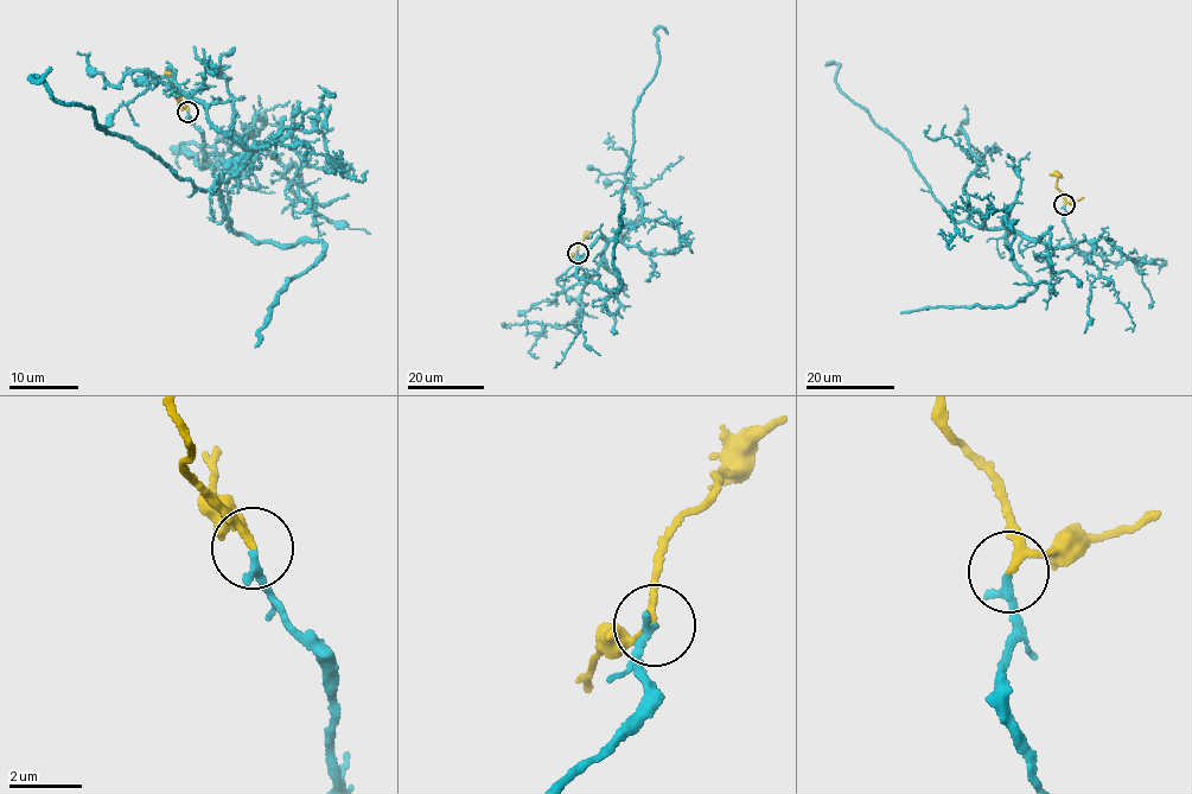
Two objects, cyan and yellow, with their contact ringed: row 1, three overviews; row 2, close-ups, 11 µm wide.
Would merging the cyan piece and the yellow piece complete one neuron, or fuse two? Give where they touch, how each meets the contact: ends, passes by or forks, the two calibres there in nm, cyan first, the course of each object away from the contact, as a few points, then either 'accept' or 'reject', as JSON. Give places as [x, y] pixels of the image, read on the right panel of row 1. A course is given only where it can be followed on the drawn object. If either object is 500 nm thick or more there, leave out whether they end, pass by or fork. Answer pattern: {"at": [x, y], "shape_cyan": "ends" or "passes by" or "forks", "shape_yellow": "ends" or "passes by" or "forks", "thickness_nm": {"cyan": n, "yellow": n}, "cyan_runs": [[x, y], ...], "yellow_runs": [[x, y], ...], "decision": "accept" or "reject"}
{"at": [1064, 204], "shape_cyan": "ends", "shape_yellow": "passes by", "thickness_nm": {"cyan": 240, "yellow": 170}, "cyan_runs": [[1064, 205], [1082, 255], [954, 220], [904, 145], [837, 89], [833, 61]], "yellow_runs": [[1064, 205], [1057, 178], [1050, 173]], "decision": "accept"}

